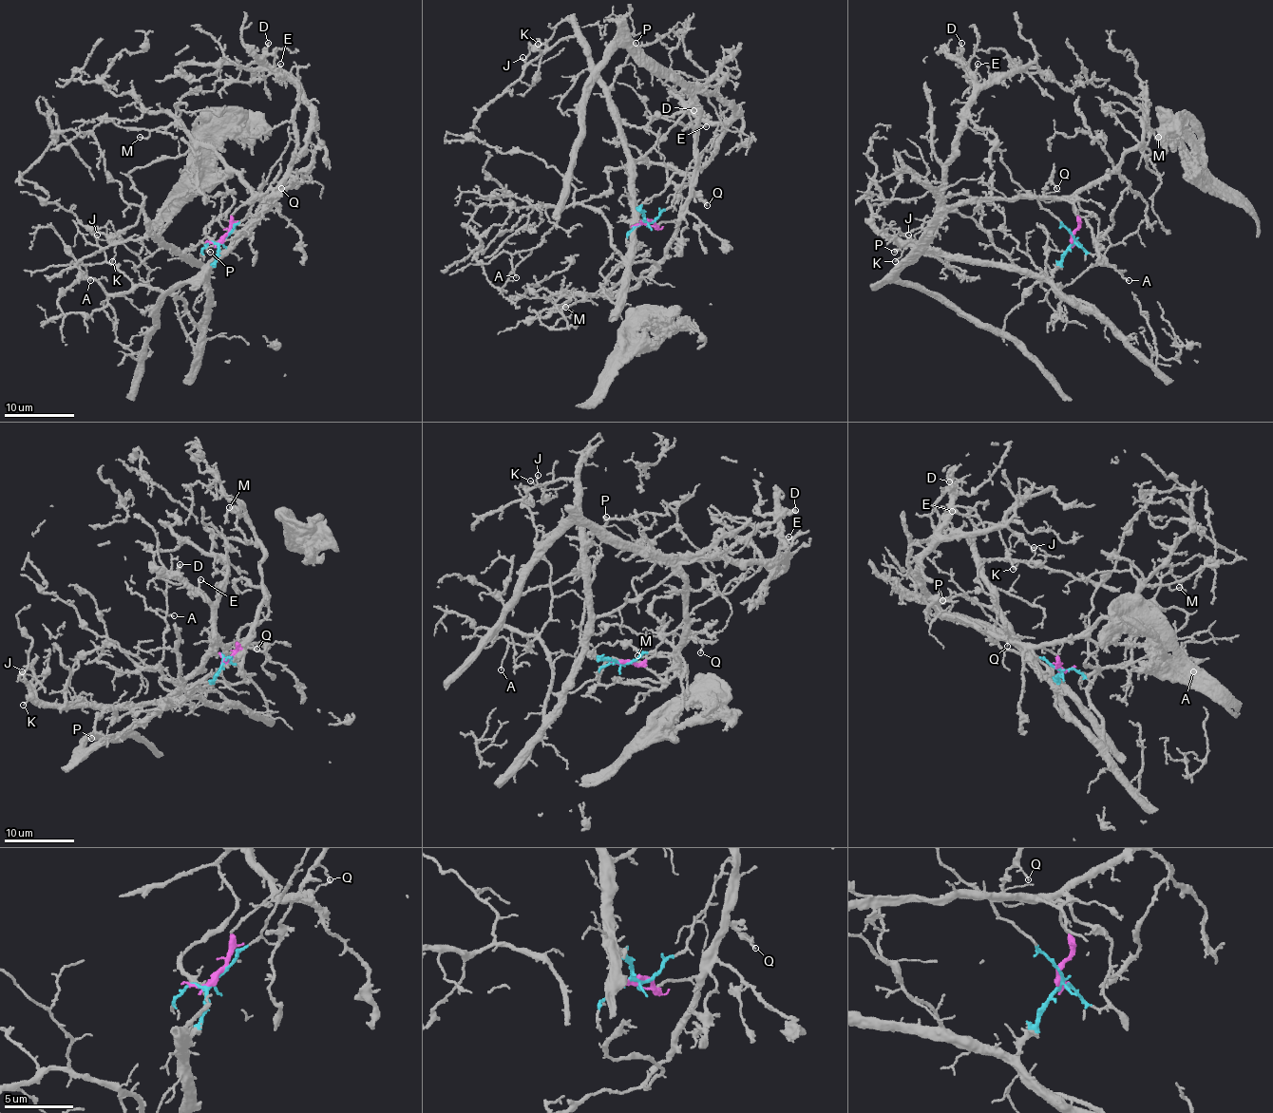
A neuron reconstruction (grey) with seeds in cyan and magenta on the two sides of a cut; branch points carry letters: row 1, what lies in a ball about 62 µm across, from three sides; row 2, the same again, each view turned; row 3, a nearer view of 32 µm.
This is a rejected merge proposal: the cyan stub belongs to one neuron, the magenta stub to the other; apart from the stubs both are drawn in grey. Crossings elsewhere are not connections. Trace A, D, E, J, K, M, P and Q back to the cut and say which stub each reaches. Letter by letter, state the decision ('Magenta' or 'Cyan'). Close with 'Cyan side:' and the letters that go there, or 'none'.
A: Cyan
D: Magenta
E: Magenta
J: Cyan
K: Cyan
M: Magenta
P: Cyan
Q: Magenta
Cyan side: A, J, K, P

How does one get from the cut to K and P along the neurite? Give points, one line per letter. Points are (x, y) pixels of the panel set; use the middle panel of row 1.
K: (645, 221), (635, 204), (631, 157), (610, 88), (587, 48), (575, 36), (558, 40), (540, 53), (539, 43)
P: (645, 221), (633, 197), (631, 157), (610, 97), (614, 76), (636, 43)

